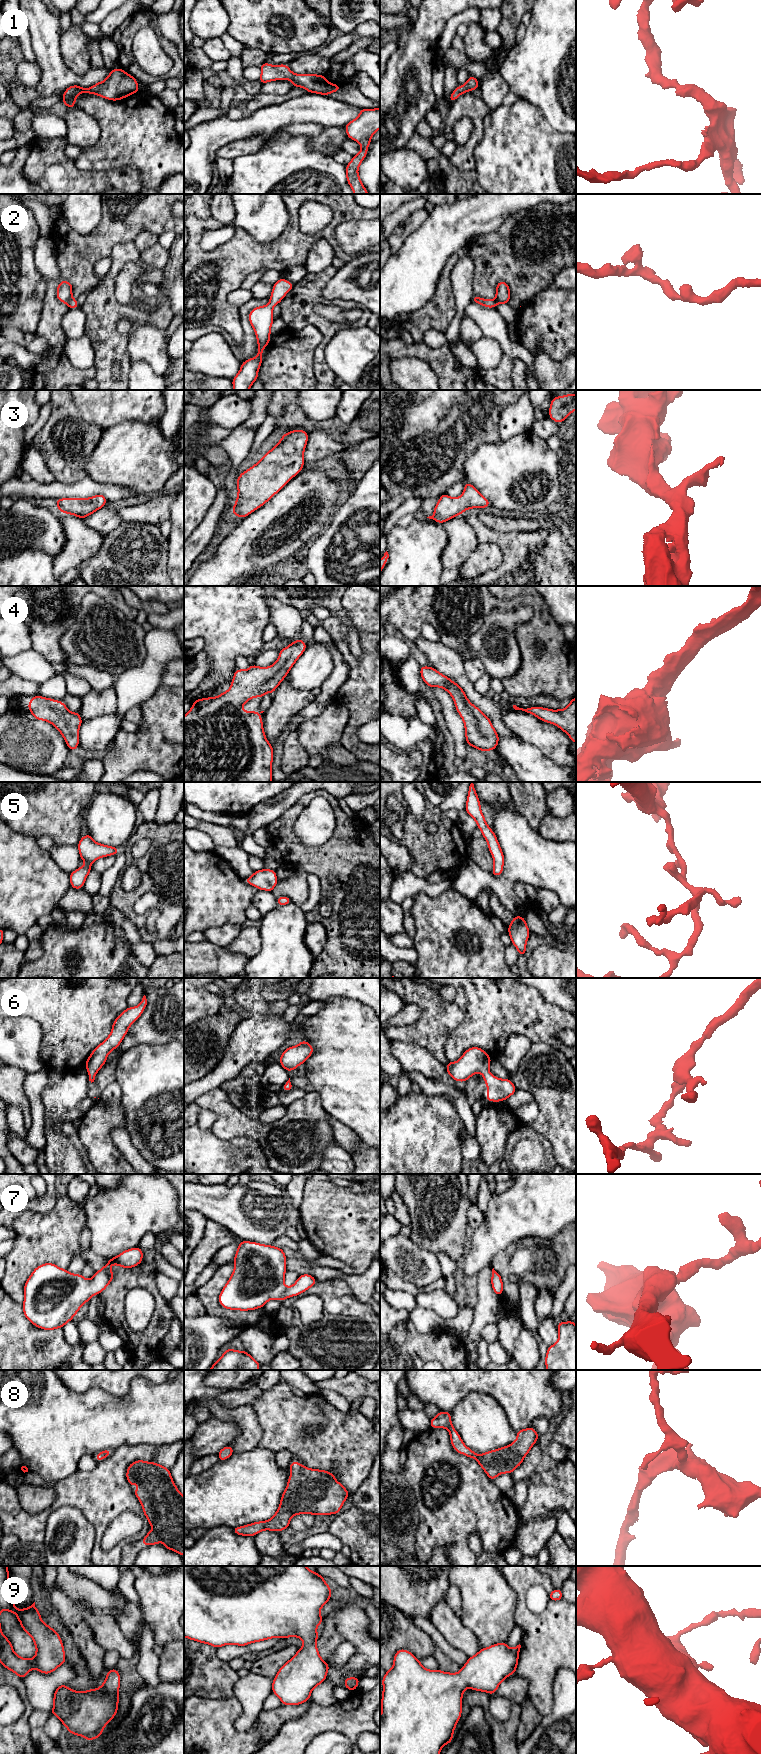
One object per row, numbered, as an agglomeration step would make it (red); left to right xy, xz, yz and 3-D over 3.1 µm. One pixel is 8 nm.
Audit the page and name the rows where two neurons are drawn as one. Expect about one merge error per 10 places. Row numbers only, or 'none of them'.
none of them

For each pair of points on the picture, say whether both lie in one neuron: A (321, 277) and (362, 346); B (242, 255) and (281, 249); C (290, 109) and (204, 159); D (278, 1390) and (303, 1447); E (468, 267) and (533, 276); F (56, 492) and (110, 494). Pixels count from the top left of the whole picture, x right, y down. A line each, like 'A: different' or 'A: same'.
A: different
B: same
C: same
D: same
E: different
F: same

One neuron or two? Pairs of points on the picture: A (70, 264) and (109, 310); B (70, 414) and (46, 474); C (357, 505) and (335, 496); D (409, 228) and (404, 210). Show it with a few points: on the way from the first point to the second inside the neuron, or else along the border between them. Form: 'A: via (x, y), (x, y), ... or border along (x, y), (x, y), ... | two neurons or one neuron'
A: border along (101, 280), (89, 293) | two neurons
B: border along (37, 447), (55, 479) | two neurons
C: border along (344, 500), (330, 520) | two neurons
D: border along (423, 207), (408, 214), (390, 233) | two neurons

